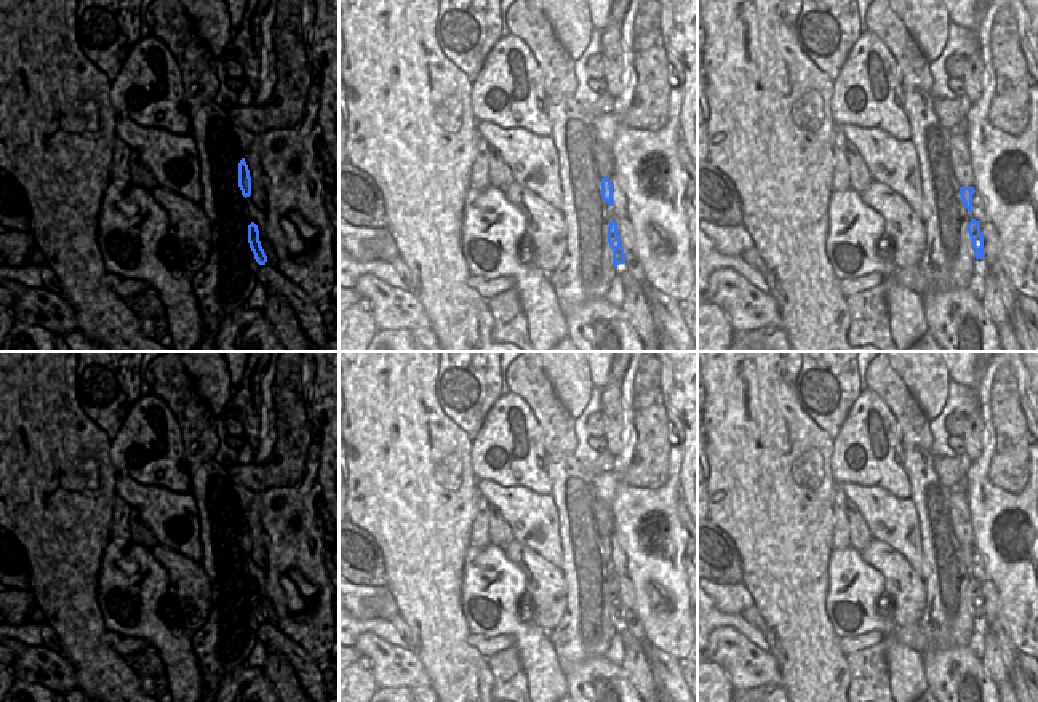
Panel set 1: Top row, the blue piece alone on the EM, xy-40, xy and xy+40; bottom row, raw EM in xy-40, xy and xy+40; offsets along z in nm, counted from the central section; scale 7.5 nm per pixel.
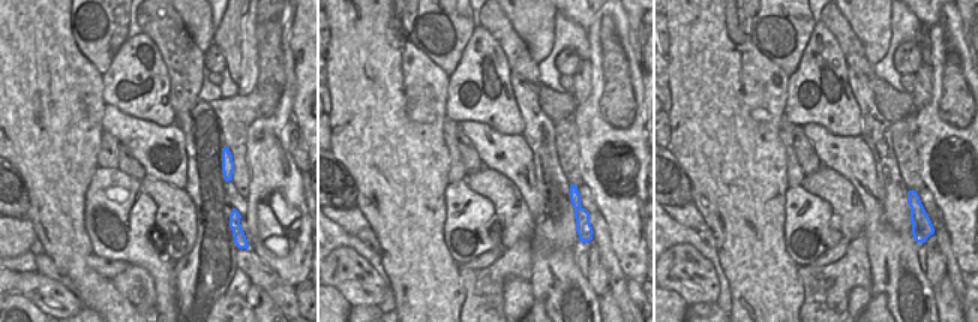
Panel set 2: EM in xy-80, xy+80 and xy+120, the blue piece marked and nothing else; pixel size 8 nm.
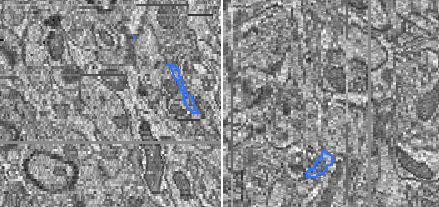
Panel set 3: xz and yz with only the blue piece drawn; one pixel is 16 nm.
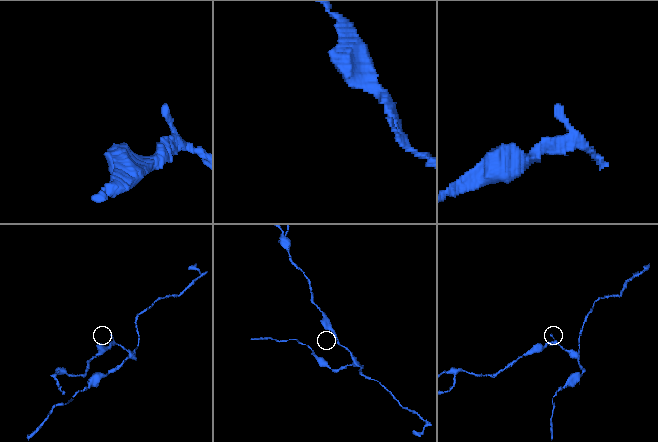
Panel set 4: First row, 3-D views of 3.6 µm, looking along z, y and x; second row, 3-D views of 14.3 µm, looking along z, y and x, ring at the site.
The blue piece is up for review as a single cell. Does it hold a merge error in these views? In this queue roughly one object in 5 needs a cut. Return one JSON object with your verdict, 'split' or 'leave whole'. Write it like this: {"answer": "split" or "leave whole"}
{"answer": "split"}

